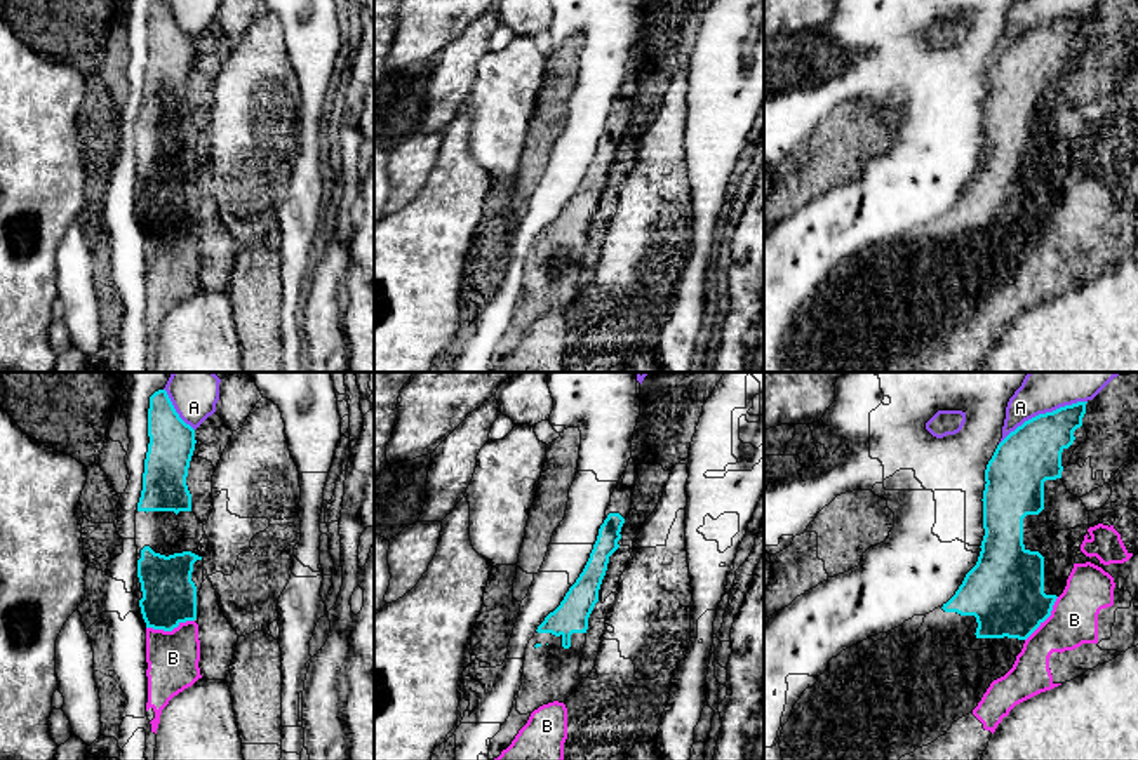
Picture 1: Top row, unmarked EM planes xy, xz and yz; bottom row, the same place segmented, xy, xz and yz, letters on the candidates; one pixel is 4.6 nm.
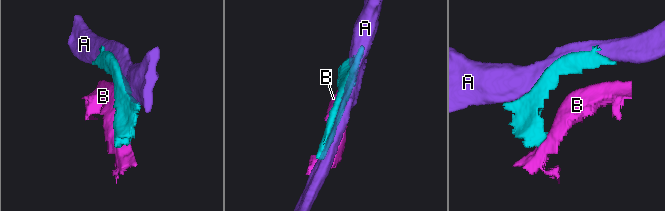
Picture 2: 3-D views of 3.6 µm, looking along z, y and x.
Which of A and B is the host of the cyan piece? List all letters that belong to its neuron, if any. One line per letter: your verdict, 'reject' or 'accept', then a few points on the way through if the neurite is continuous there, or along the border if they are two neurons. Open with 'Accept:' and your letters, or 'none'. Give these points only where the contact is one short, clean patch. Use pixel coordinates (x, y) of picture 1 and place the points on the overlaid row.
Accept: none
A: reject
B: reject; border xy (194, 620), (181, 621), (171, 630), (147, 628)

